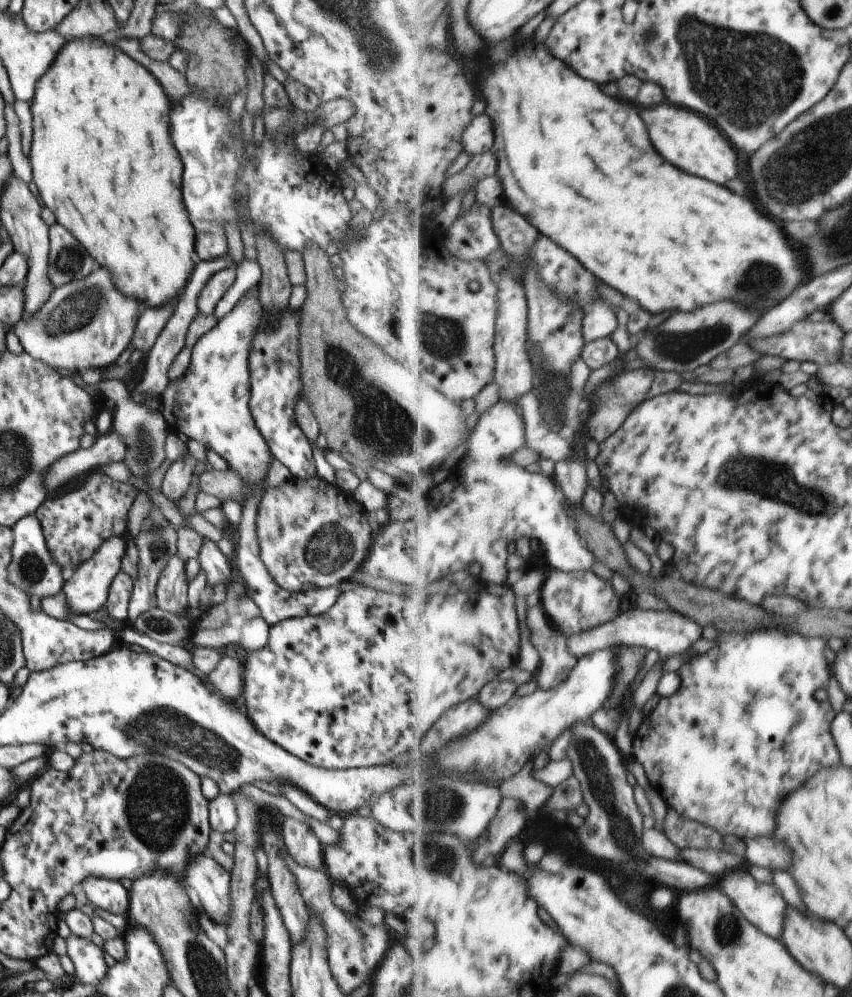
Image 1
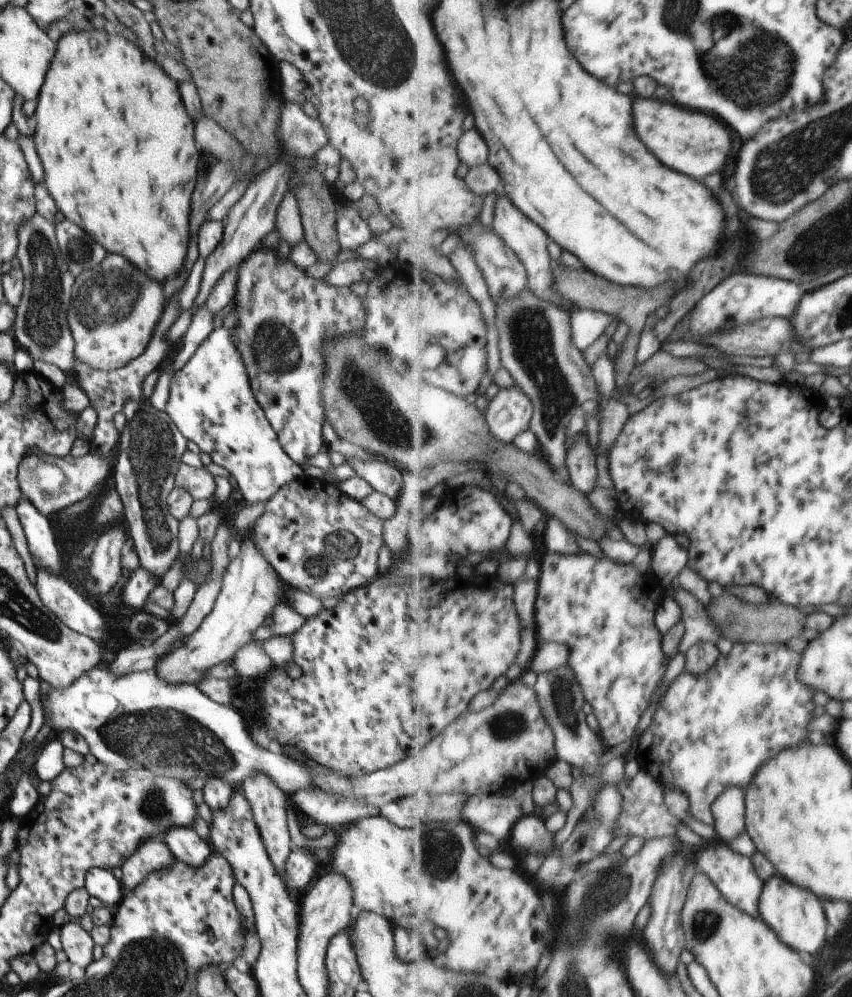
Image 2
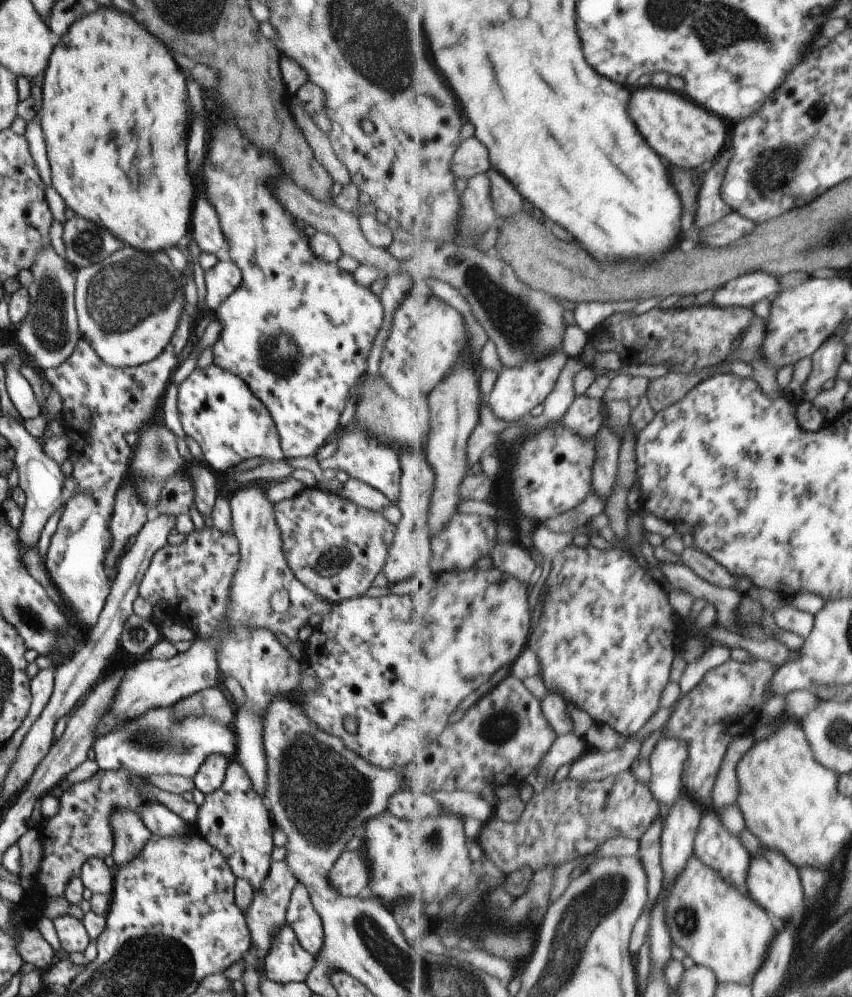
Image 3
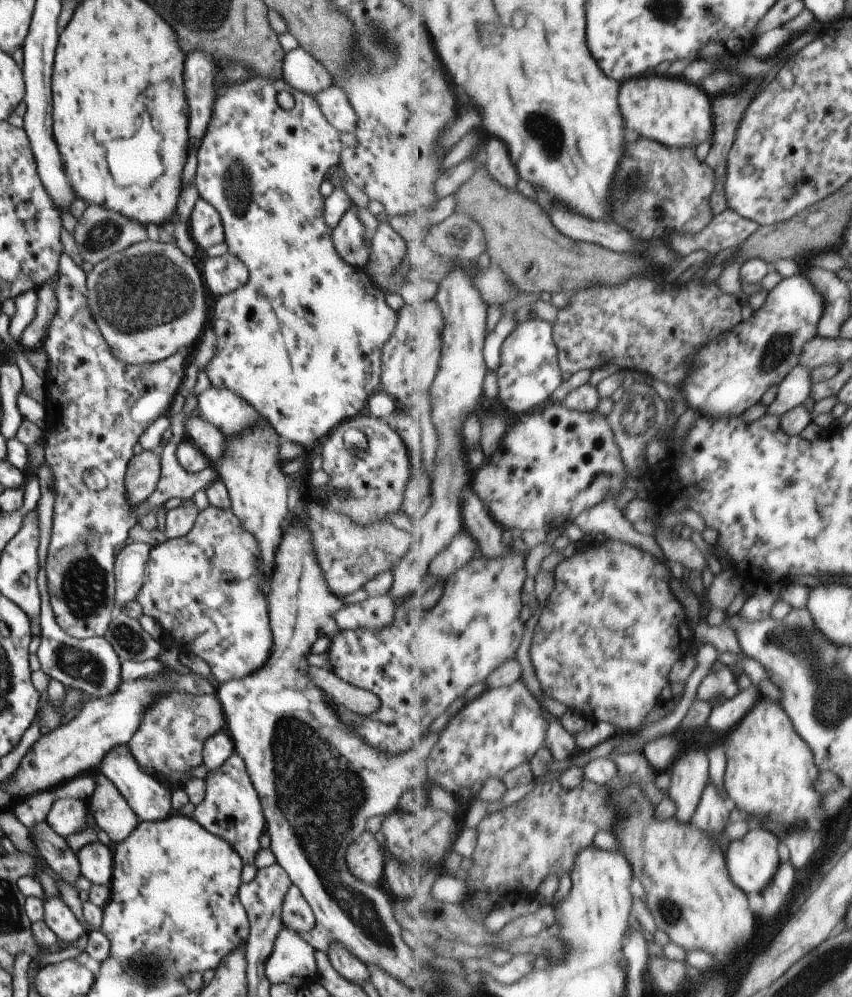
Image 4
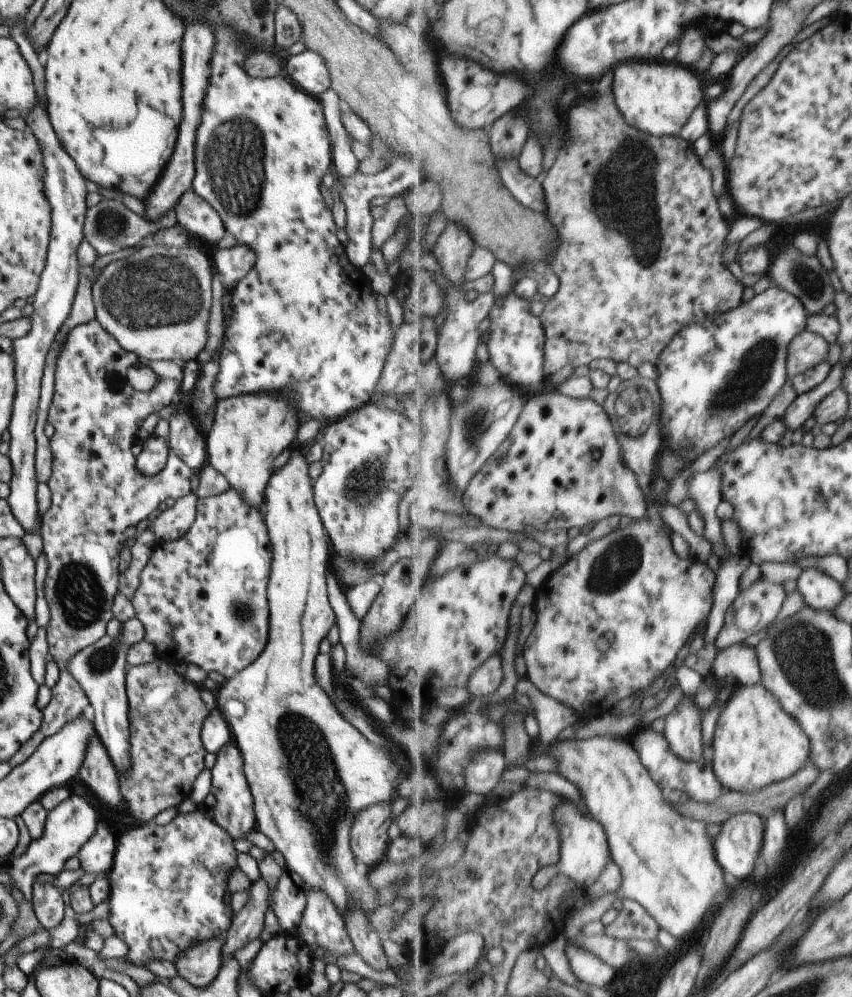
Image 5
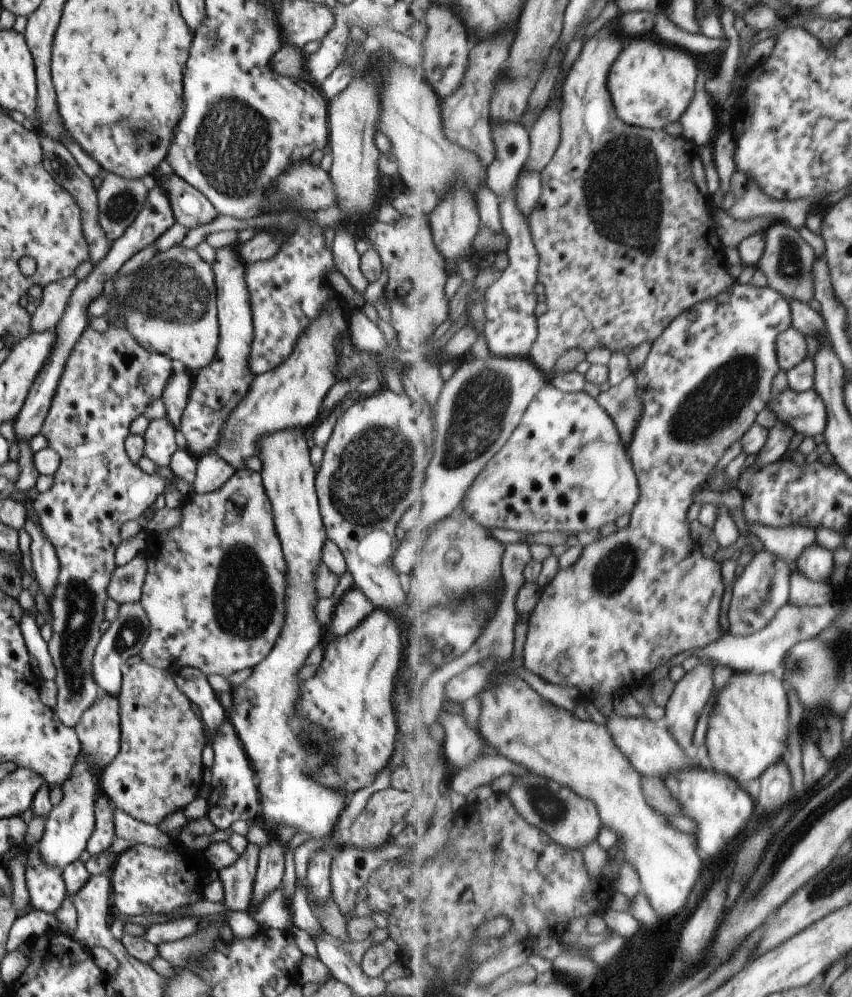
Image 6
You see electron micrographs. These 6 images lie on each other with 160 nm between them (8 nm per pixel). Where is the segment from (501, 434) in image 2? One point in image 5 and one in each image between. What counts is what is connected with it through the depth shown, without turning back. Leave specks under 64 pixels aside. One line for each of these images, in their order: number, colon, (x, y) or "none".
3: (519, 388)
4: (529, 372)
5: (515, 345)

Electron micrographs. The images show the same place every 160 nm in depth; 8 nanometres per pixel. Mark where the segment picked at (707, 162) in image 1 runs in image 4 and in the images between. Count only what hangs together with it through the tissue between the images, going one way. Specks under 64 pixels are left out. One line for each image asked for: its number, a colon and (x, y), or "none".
2: (697, 144)
3: (685, 133)
4: (672, 111)

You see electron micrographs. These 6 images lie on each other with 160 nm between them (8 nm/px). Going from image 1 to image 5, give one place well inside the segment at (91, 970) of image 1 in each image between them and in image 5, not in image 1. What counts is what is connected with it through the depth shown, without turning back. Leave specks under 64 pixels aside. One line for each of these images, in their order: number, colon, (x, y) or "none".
2: (76, 943)
3: (72, 936)
4: (56, 915)
5: (46, 902)

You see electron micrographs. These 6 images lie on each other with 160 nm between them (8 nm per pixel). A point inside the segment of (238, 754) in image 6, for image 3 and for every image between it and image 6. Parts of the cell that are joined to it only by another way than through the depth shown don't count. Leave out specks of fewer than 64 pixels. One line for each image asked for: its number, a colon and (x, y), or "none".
3: (234, 819)
4: (230, 809)
5: (228, 803)

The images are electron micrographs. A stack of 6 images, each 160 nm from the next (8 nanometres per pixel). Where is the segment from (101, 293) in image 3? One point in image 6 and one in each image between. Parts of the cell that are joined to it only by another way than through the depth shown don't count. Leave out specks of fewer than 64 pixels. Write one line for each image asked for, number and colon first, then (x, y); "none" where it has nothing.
4: (148, 301)
5: (155, 303)
6: (169, 306)

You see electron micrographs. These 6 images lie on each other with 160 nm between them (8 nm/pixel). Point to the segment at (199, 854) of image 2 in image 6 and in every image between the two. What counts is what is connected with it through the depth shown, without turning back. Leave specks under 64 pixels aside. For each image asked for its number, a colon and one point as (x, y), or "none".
3: (160, 821)
4: (150, 801)
5: (98, 668)
6: (126, 633)

